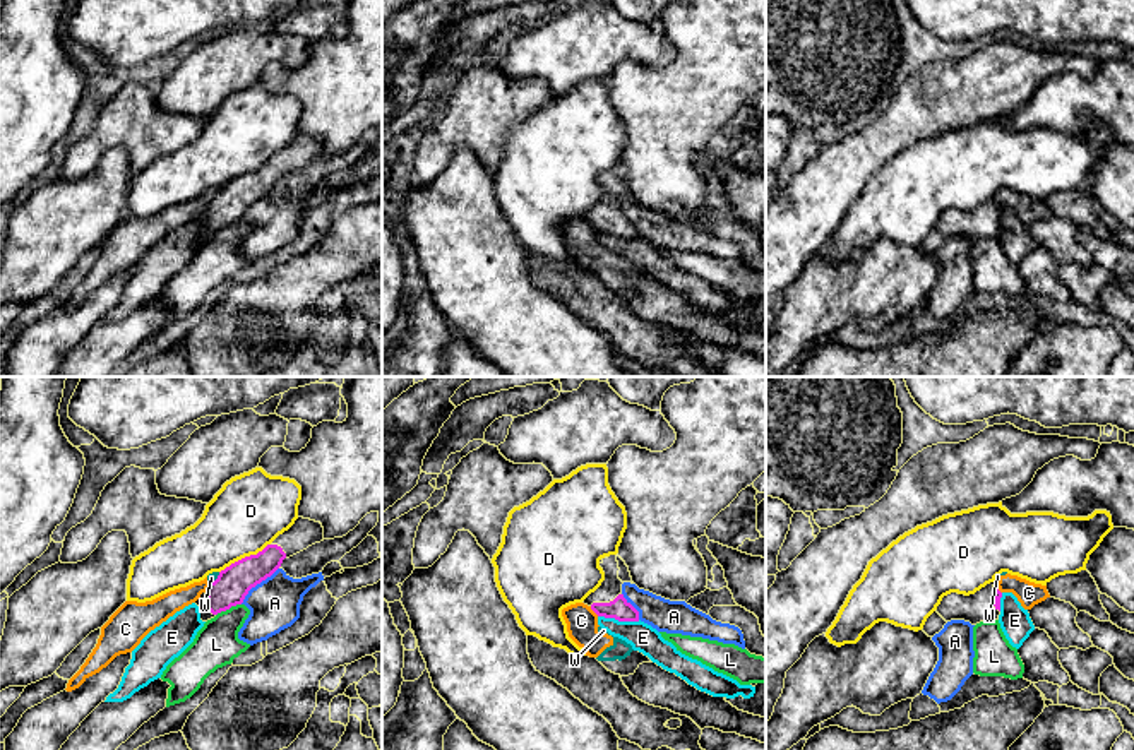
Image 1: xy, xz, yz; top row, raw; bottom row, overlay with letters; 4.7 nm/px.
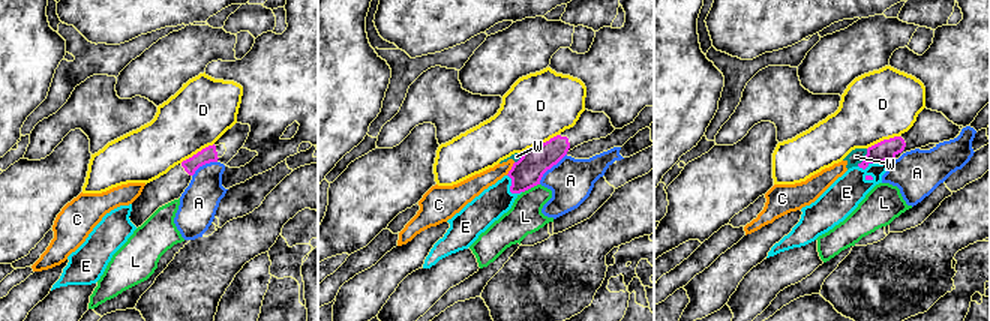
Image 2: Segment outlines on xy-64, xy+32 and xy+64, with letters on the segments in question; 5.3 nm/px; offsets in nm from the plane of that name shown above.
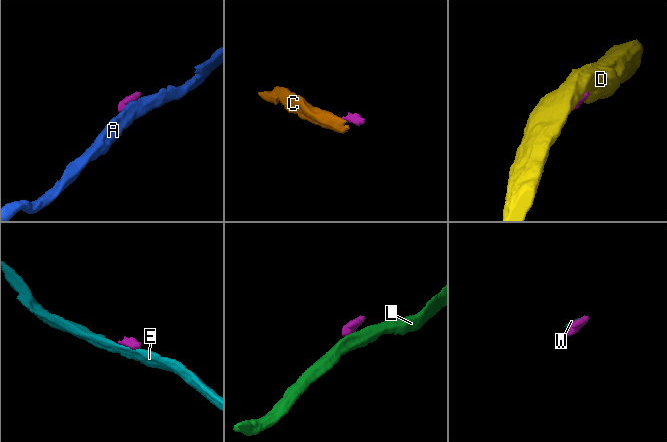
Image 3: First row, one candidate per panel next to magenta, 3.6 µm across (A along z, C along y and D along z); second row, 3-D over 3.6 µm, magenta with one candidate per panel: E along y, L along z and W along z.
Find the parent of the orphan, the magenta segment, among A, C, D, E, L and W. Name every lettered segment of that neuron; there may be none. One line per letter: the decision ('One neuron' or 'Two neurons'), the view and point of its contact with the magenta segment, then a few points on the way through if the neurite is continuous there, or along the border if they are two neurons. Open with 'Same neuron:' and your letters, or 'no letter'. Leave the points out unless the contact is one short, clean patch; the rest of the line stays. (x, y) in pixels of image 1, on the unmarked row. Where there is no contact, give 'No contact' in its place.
Same neuron: no letter
A: Two neurons. Touches magenta at xy (257, 199). Boundary: xy (278, 184), (257, 199), (240, 220)
C: Two neurons. Touches magenta at xz (595, 228). Boundary: xz (590, 223), (598, 232)
D: Two neurons. Touches magenta at xy (245, 173). Boundary: xy (269, 160), (256, 170), (232, 178), (220, 189)
E: Two neurons. Touches magenta at xz (619, 237). Boundary: xz (598, 232), (639, 237)
L: Two neurons. Touches magenta at xy (228, 225). Boundary: xy (240, 220), (216, 232)
W: Two neurons. Touches magenta at xy (216, 196). Boundary: xy (220, 189), (209, 201)

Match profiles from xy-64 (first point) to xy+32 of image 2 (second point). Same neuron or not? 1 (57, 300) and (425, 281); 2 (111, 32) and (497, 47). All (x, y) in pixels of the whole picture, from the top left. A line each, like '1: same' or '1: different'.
1: same
2: different

